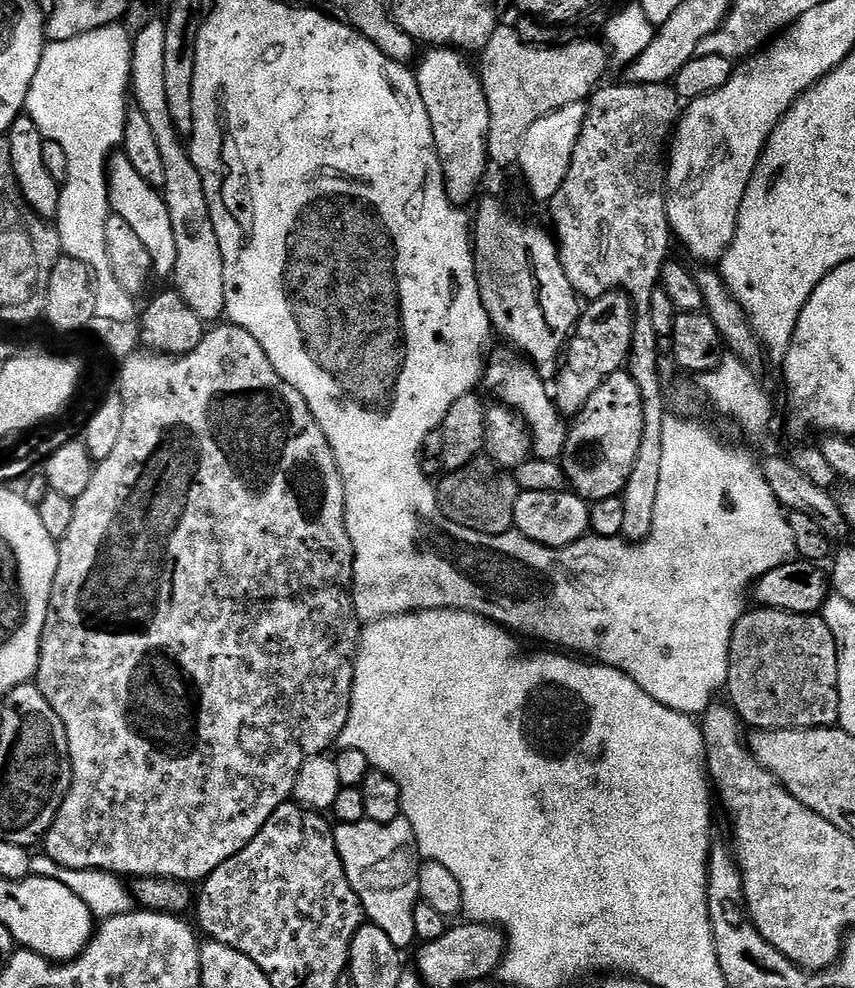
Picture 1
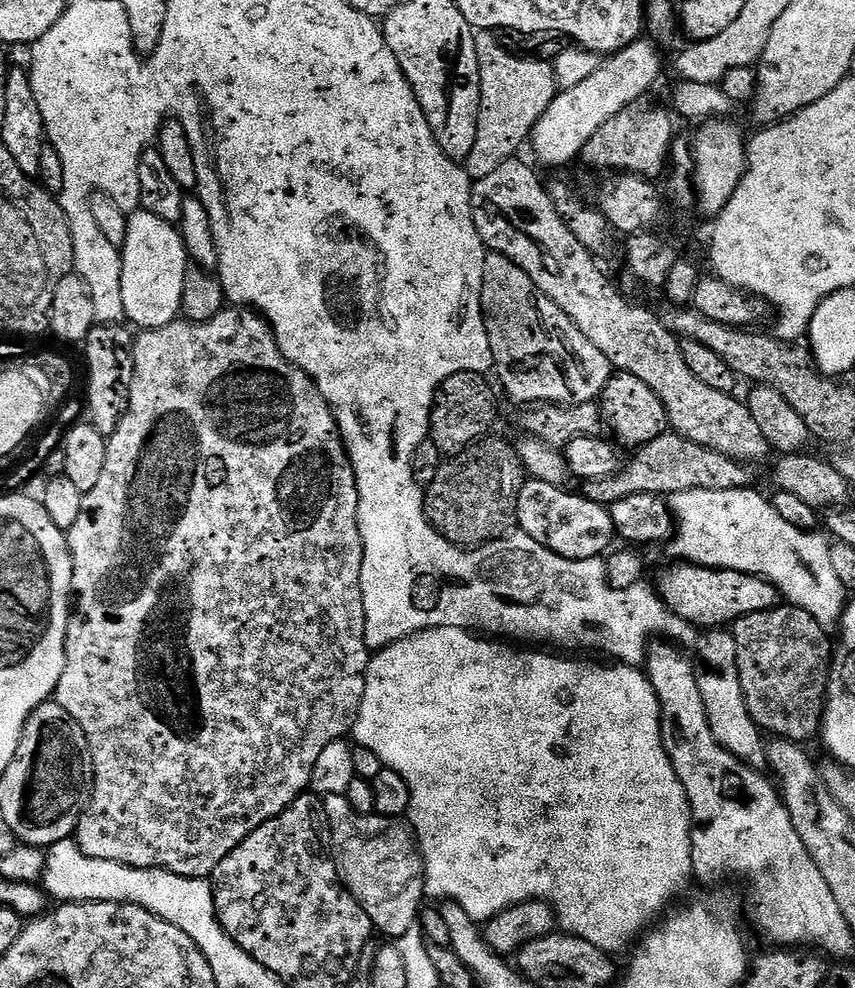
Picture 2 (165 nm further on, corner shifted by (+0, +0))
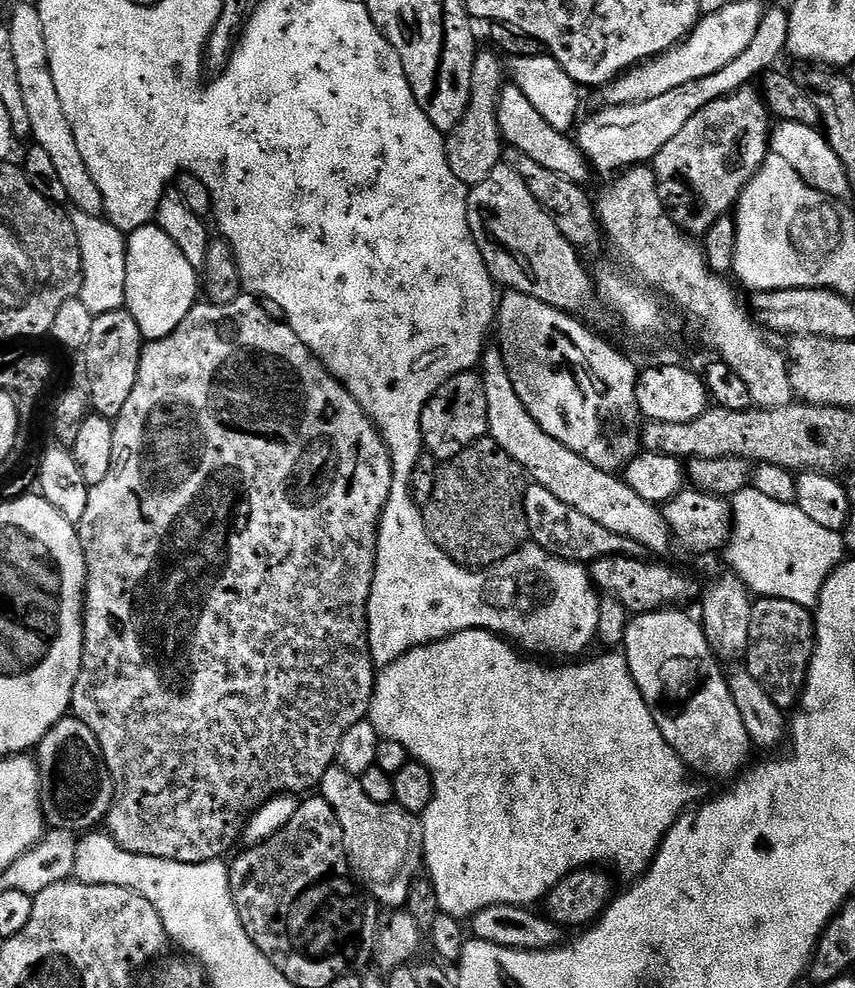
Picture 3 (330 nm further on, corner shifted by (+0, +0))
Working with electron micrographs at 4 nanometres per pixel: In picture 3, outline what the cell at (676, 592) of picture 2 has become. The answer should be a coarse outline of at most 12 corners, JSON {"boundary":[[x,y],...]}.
{"boundary":[[629,556],[591,561],[593,585],[630,614],[701,595],[686,573]]}

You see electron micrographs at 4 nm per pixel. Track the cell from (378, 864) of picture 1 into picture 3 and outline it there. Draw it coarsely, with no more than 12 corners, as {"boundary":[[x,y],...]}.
{"boundary":[[333,766],[318,785],[355,883],[384,910],[414,891],[414,820]]}

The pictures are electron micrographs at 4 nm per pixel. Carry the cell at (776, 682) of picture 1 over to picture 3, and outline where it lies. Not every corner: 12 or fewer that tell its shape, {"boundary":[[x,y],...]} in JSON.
{"boundary":[[769,596],[750,614],[746,667],[795,709],[815,647],[813,613]]}

